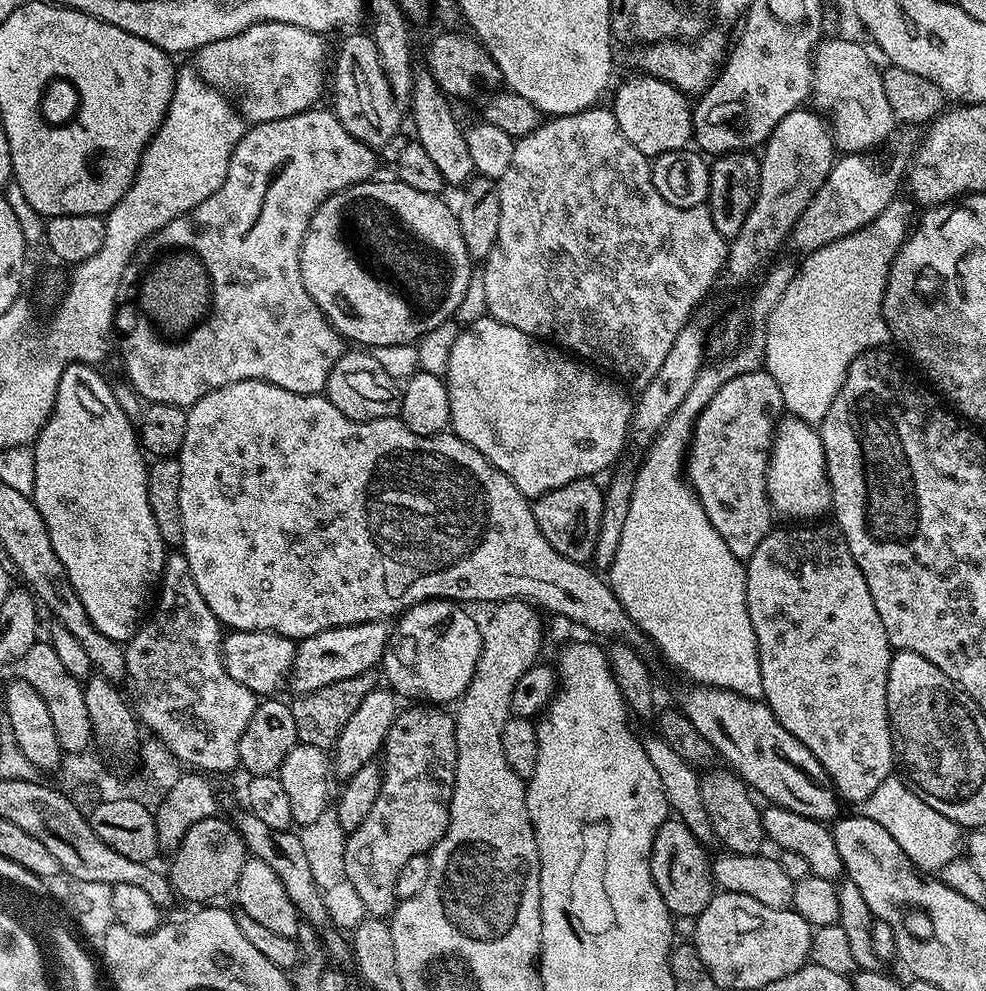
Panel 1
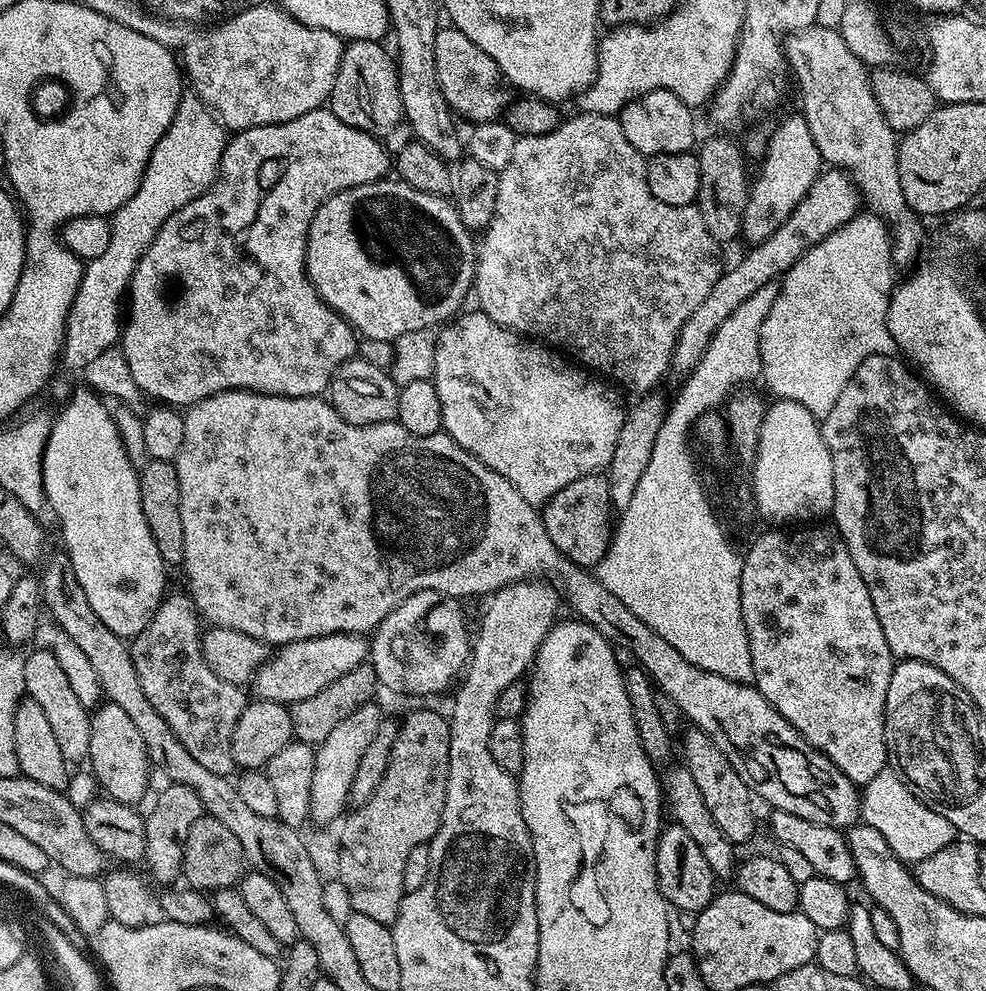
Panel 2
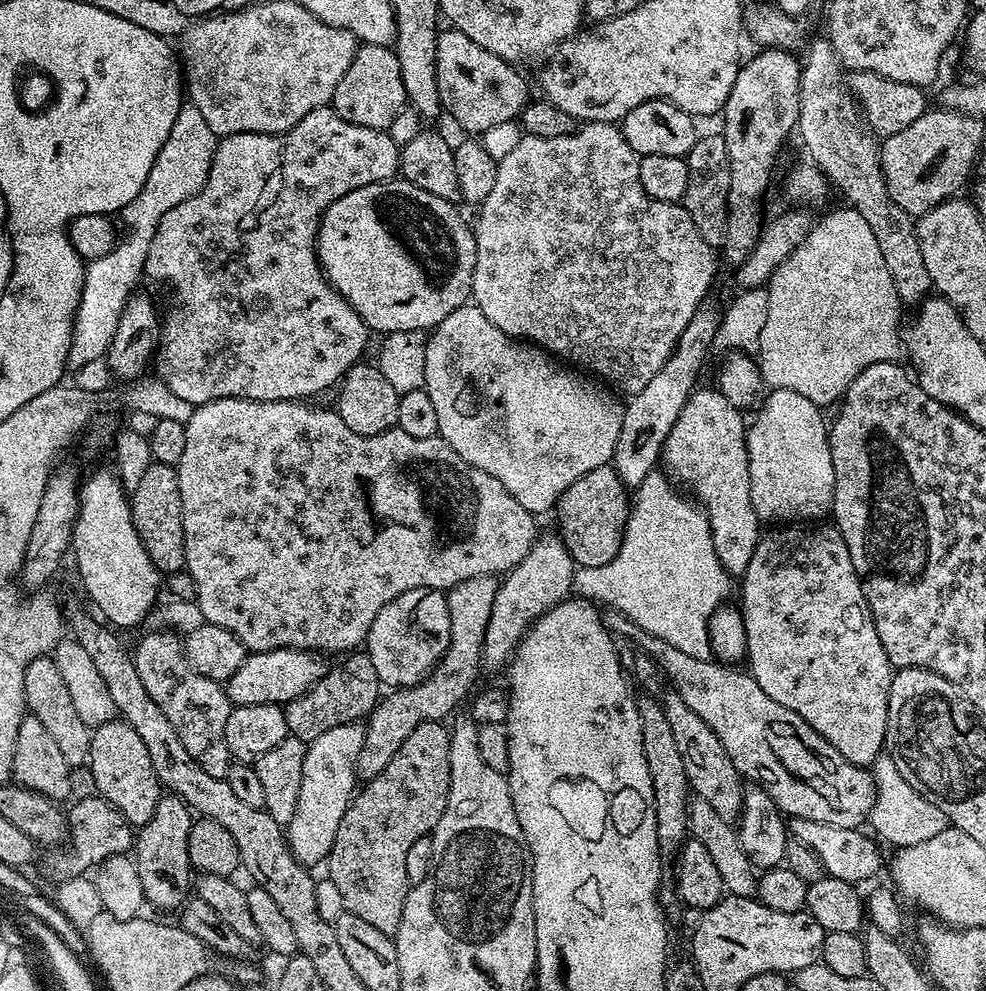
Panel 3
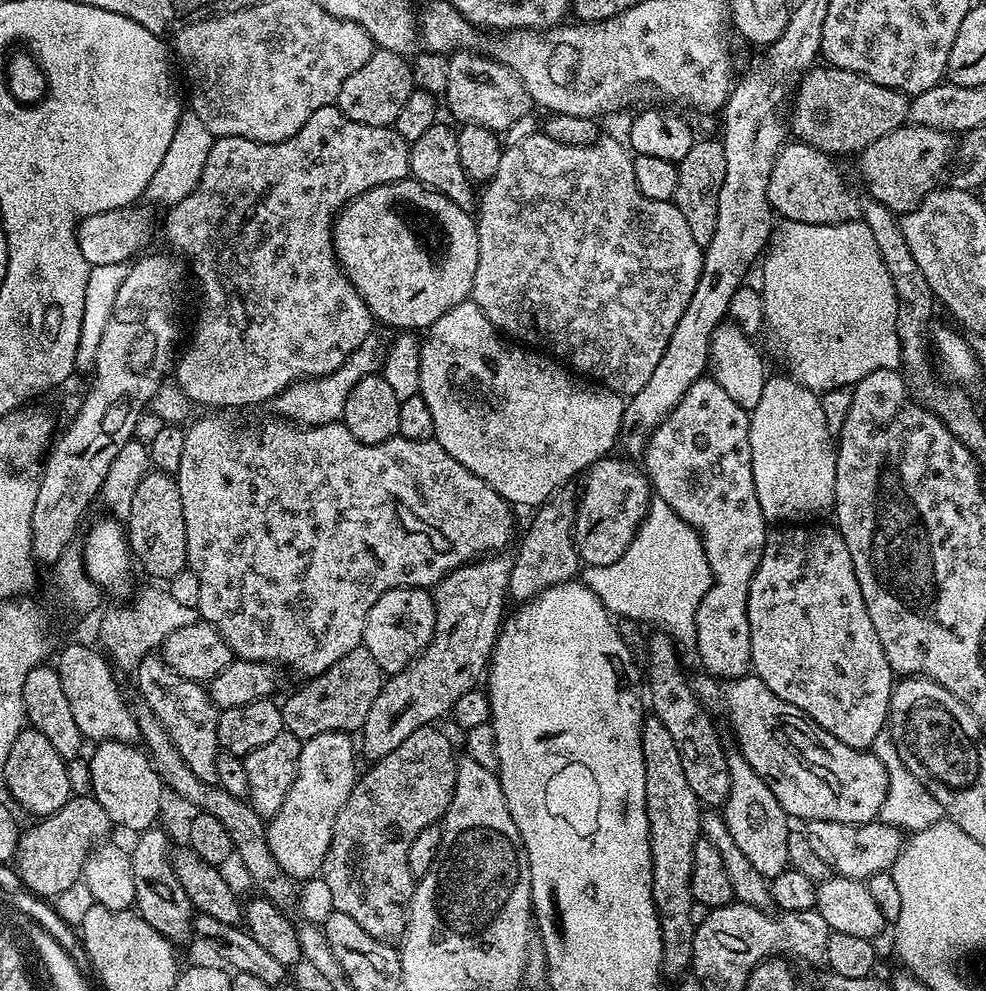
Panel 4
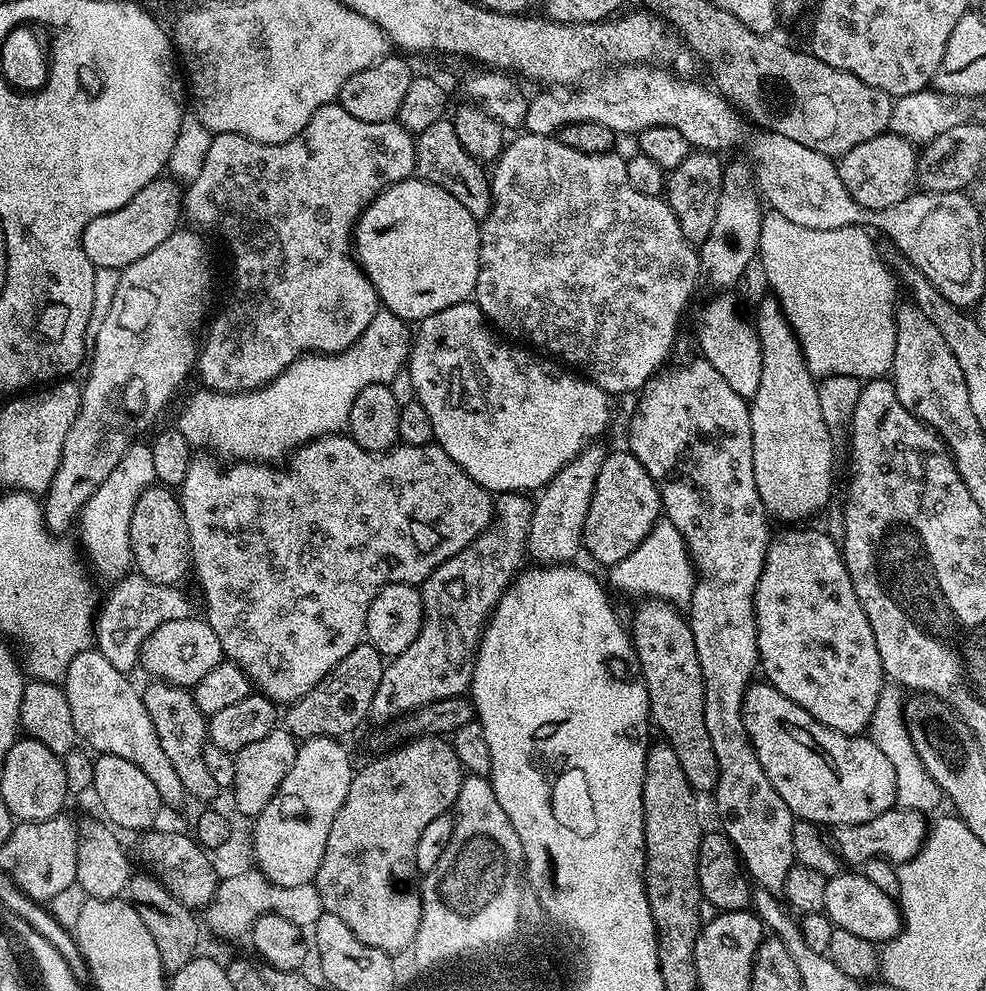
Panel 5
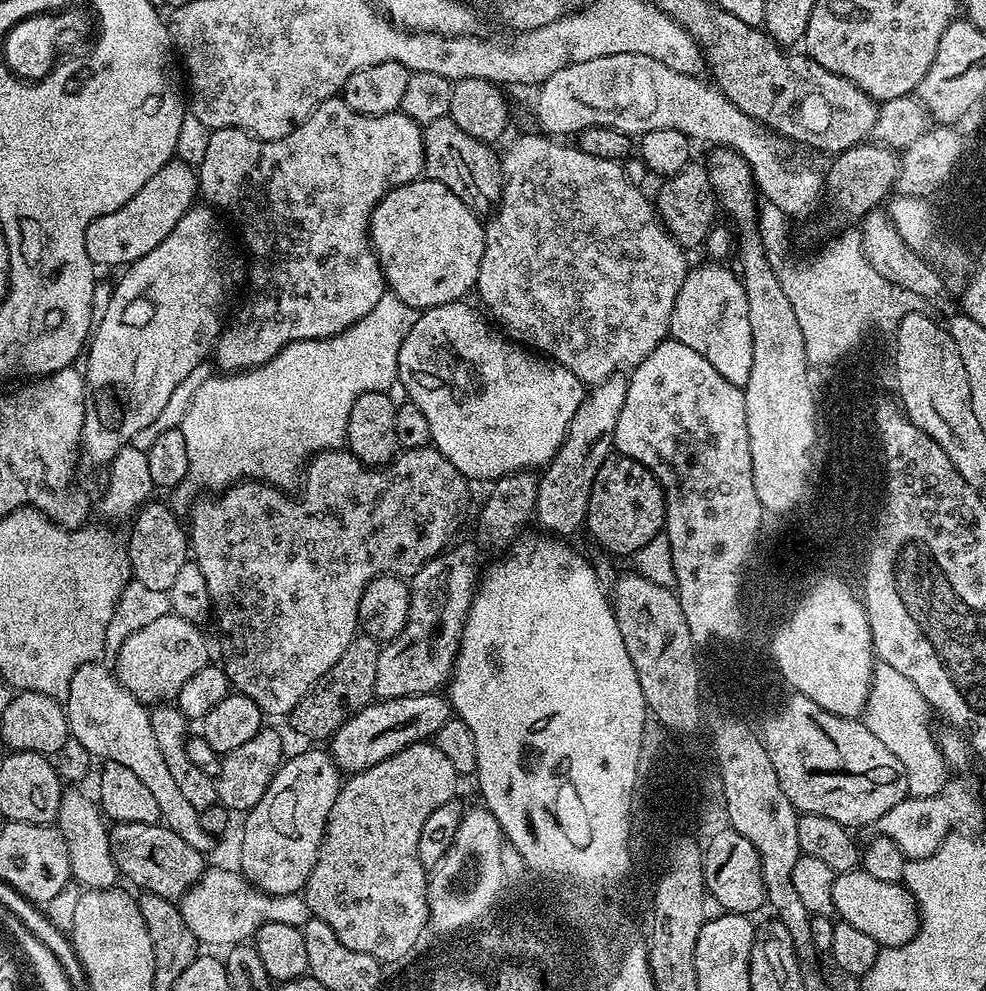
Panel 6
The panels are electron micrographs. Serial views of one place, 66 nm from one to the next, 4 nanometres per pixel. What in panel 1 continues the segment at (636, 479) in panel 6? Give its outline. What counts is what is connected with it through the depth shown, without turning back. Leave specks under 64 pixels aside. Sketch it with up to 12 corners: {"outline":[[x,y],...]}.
{"outline":[[592,478],[535,497],[542,538],[588,564],[604,488]]}

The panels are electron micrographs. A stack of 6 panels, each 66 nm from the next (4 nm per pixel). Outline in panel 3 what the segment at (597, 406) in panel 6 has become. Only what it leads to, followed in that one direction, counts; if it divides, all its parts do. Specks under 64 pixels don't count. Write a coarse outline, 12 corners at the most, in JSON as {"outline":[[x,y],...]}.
{"outline":[[541,535],[499,581],[485,669],[503,669],[536,619],[569,599],[577,567]]}

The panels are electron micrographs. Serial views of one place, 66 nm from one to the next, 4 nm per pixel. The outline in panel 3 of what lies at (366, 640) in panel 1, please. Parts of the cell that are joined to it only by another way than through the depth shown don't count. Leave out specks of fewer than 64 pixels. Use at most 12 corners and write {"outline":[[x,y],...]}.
{"outline":[[300,648],[245,655],[233,706],[286,705],[330,669]]}

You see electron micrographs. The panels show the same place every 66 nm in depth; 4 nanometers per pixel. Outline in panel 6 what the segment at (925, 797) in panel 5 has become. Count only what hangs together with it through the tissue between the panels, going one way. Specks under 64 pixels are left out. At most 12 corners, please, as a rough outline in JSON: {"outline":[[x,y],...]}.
{"outline":[[877,663],[862,722],[902,762],[910,796],[946,783],[918,686]]}

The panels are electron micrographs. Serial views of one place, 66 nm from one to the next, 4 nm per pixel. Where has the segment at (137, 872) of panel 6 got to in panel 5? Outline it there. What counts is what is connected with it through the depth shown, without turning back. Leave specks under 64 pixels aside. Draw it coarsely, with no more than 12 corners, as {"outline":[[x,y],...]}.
{"outline":[[184,832],[140,840],[145,869],[188,908],[204,910],[218,879]]}

